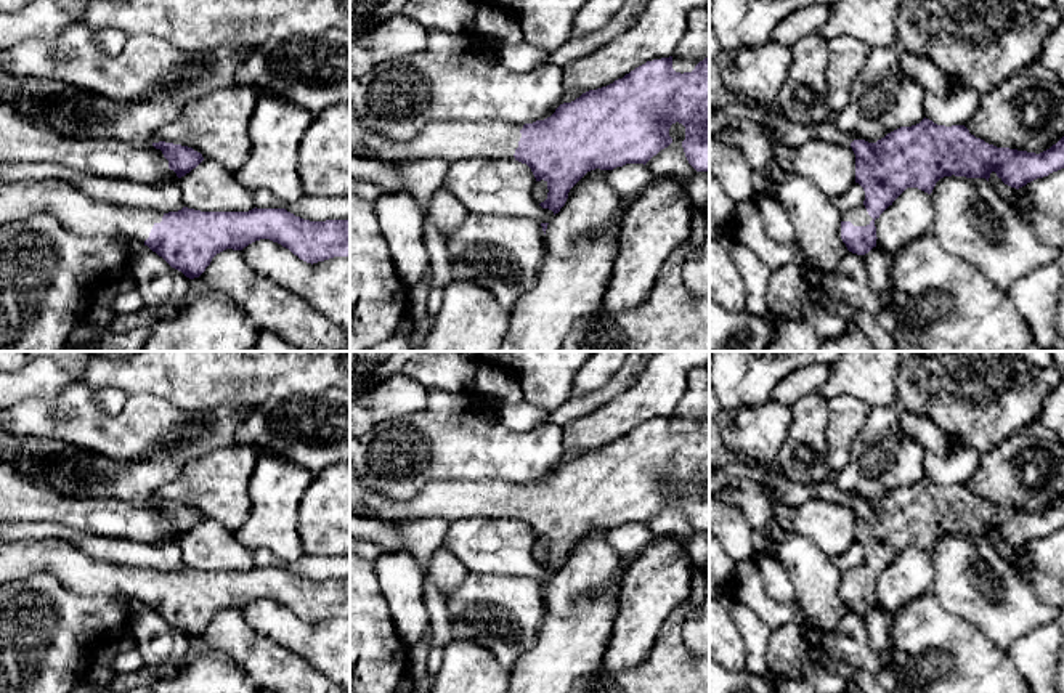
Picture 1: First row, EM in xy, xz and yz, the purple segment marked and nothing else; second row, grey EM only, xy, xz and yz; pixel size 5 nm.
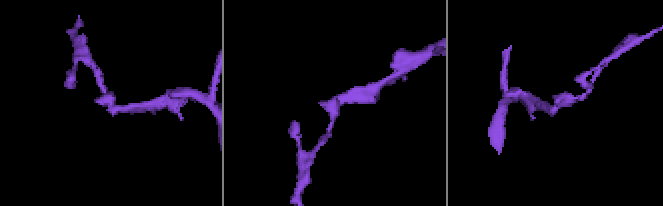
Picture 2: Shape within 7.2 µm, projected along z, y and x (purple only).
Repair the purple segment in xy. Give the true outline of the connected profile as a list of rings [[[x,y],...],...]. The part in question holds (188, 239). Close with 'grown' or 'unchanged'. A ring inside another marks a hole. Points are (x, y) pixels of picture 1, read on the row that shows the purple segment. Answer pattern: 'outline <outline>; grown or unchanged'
outline [[[59,178],[0,180],[0,226],[39,213],[51,213],[69,233],[80,237],[124,236],[141,242],[189,279],[199,278],[217,253],[226,249],[242,250],[260,239],[278,242],[311,265],[334,257],[350,257],[350,220],[310,221],[286,209],[257,207],[249,212],[201,212],[183,207],[162,213],[96,201]]]; grown

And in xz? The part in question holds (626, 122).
outline [[[672,56],[647,61],[613,83],[589,90],[571,103],[560,104],[555,112],[533,124],[515,125],[493,120],[430,122],[408,141],[393,141],[366,130],[350,107],[350,148],[366,148],[376,159],[390,164],[417,159],[443,159],[446,162],[491,159],[526,164],[536,181],[547,183],[547,199],[539,205],[555,213],[565,205],[570,189],[591,170],[613,170],[626,164],[647,164],[672,143],[672,124],[685,127],[682,148],[696,172],[709,172],[709,56],[692,72],[676,72]]]; grown

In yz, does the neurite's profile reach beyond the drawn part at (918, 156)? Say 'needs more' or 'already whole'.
needs more

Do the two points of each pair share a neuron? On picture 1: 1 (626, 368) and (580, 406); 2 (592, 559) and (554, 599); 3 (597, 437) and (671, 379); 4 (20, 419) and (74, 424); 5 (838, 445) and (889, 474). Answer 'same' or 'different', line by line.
1: same
2: same
3: same
4: same
5: different

